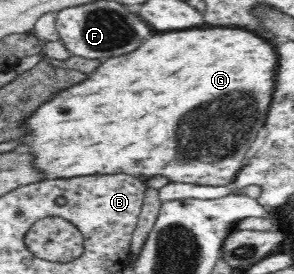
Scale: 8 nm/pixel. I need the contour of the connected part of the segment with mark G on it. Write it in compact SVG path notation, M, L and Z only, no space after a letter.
M211 27L211 29L185 29L154 34L139 46L137 51L128 55L121 55L107 59L85 78L85 81L71 85L53 93L47 101L21 121L23 135L17 140L23 142L24 151L31 154L31 166L37 172L43 172L47 179L71 179L79 176L113 175L124 173L136 178L148 179L163 176L169 182L186 183L223 187L236 179L238 173L245 167L245 153L249 151L251 143L257 139L257 133L264 126L267 112L271 105L273 89L275 87L275 73L277 73L277 53L269 40L261 39L243 29L225 29L225 27Z

